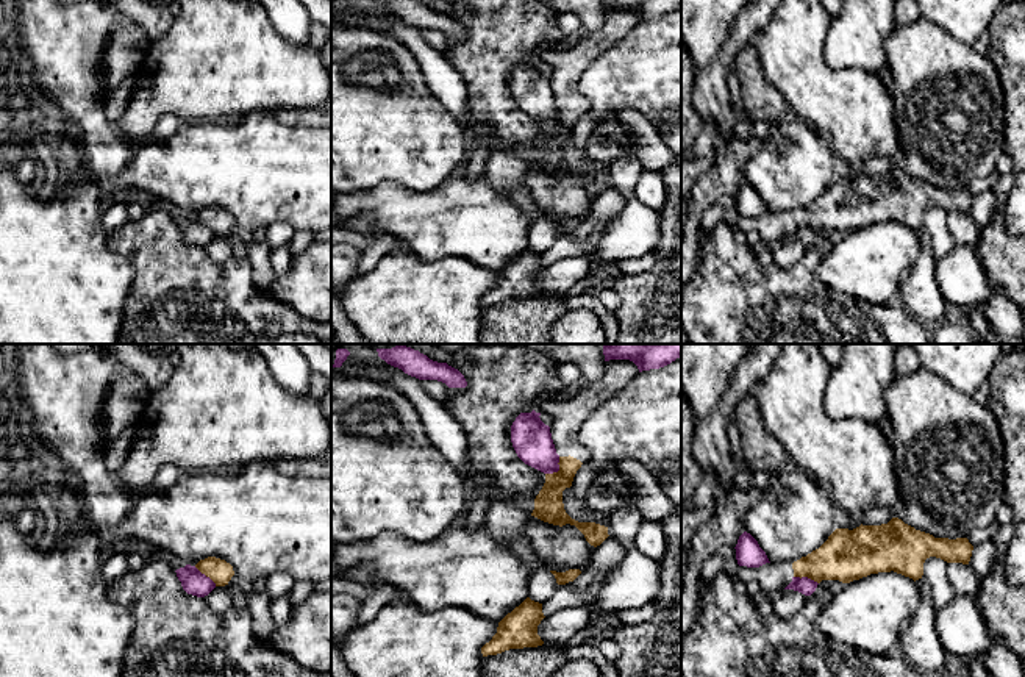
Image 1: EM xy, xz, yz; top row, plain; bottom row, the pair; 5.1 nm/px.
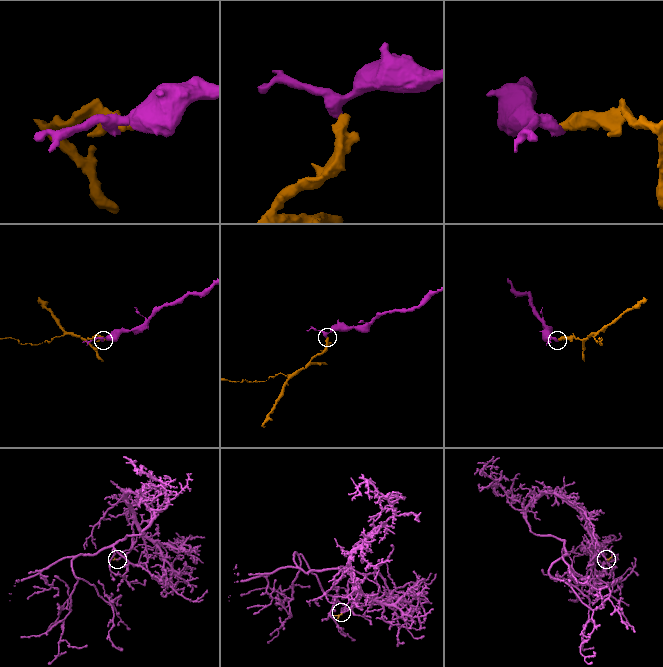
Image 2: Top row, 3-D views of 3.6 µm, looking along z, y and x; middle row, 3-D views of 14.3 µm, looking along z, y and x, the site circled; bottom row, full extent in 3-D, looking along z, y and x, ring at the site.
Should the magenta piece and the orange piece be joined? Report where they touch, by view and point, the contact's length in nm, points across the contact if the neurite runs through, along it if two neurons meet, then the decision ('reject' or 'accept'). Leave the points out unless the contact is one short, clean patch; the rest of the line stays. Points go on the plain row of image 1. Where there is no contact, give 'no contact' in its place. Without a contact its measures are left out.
meets magenta in xz at (558, 119); contact 120 nm long; border along xz (560, 107), (558, 119), (546, 124); reject

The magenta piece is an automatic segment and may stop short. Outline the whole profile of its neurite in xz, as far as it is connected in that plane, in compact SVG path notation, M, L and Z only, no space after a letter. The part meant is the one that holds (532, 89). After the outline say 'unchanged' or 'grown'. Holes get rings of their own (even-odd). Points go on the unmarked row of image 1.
M520 63L511 75L511 92L517 106L528 116L553 124L559 120L550 77L541 70L541 63Z | unchanged

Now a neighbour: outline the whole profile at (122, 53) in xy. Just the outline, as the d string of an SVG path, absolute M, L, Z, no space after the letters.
M138 23L112 30L98 56L105 95L134 75L150 42L147 31Z

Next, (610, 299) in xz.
M611 285L595 291L595 296L602 302L602 305L609 311L616 311L620 305L620 297Z

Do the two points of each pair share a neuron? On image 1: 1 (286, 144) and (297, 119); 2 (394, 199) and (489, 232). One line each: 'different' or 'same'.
1: different
2: same

